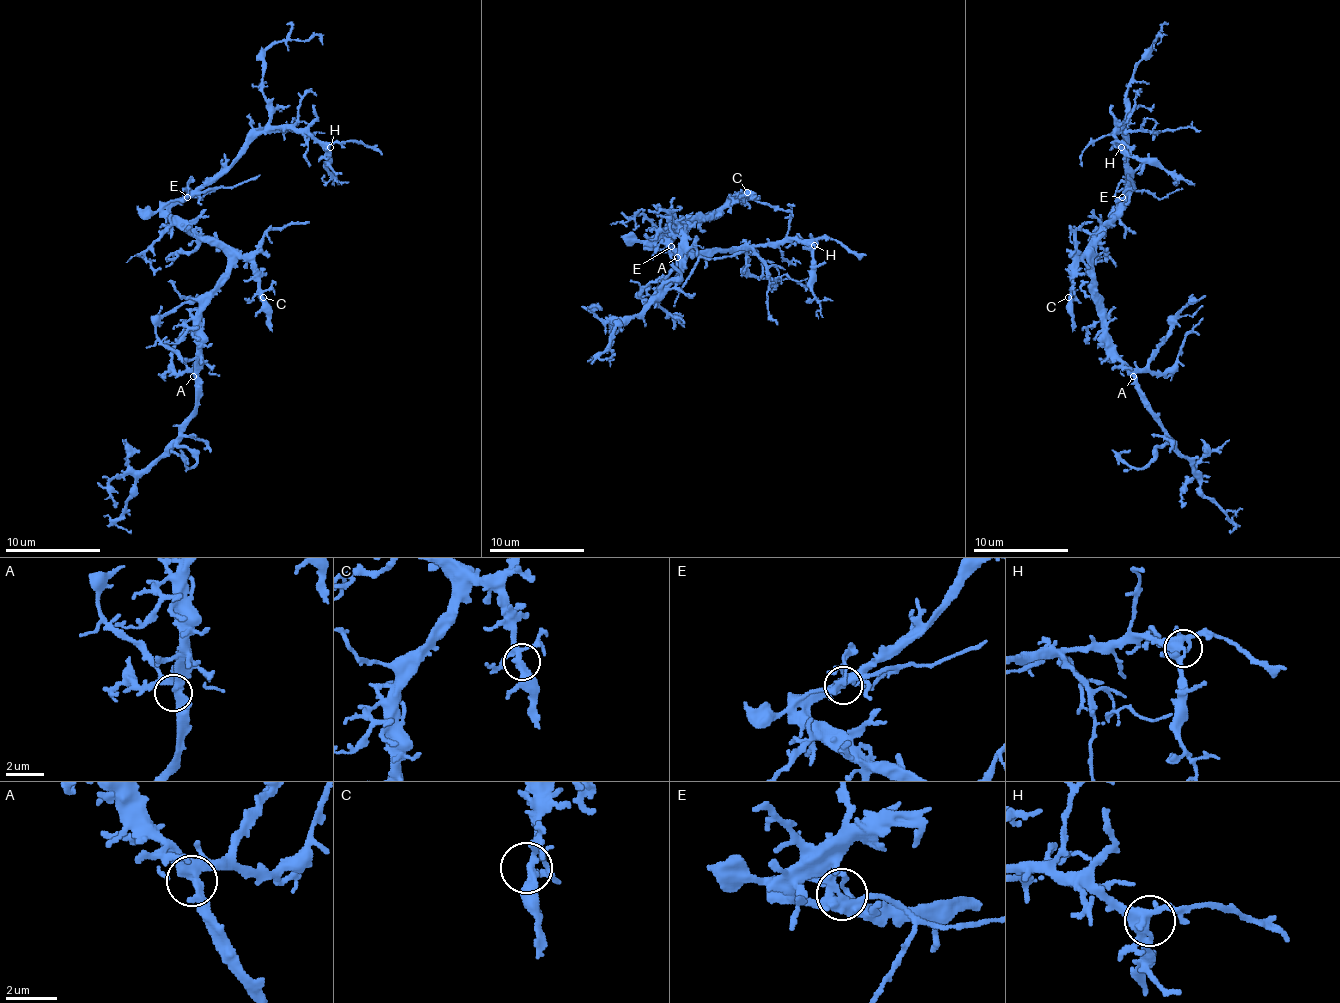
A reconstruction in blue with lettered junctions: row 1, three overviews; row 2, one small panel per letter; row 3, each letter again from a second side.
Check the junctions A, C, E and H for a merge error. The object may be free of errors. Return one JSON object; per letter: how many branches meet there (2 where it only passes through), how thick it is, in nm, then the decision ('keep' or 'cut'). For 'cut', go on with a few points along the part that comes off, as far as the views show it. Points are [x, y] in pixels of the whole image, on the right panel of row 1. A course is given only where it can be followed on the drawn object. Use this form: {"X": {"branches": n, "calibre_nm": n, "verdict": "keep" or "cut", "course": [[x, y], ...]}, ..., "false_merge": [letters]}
{"A": {"branches": 5, "calibre_nm": 320, "verdict": "keep"}, "C": {"branches": 5, "calibre_nm": 280, "verdict": "keep"}, "E": {"branches": 5, "calibre_nm": 360, "verdict": "cut", "course": [[1123, 197], [1123, 192], [1133, 190], [1161, 197], [1183, 187]]}, "H": {"branches": 5, "calibre_nm": 400, "verdict": "keep"}, "false_merge": ["E"]}

